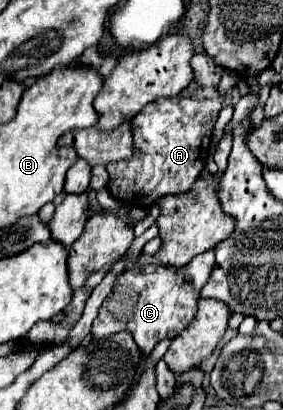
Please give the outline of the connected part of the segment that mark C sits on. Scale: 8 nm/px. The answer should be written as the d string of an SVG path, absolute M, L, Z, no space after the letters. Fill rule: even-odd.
M209 249L191 259L181 269L161 265L147 265L143 269L135 267L129 271L125 269L115 281L113 291L103 301L99 315L93 321L91 335L94 339L103 339L119 331L129 331L137 347L141 347L141 353L149 355L161 339L177 335L193 321L197 313L197 299L201 287L207 283L211 275L213 261L215 253Z

